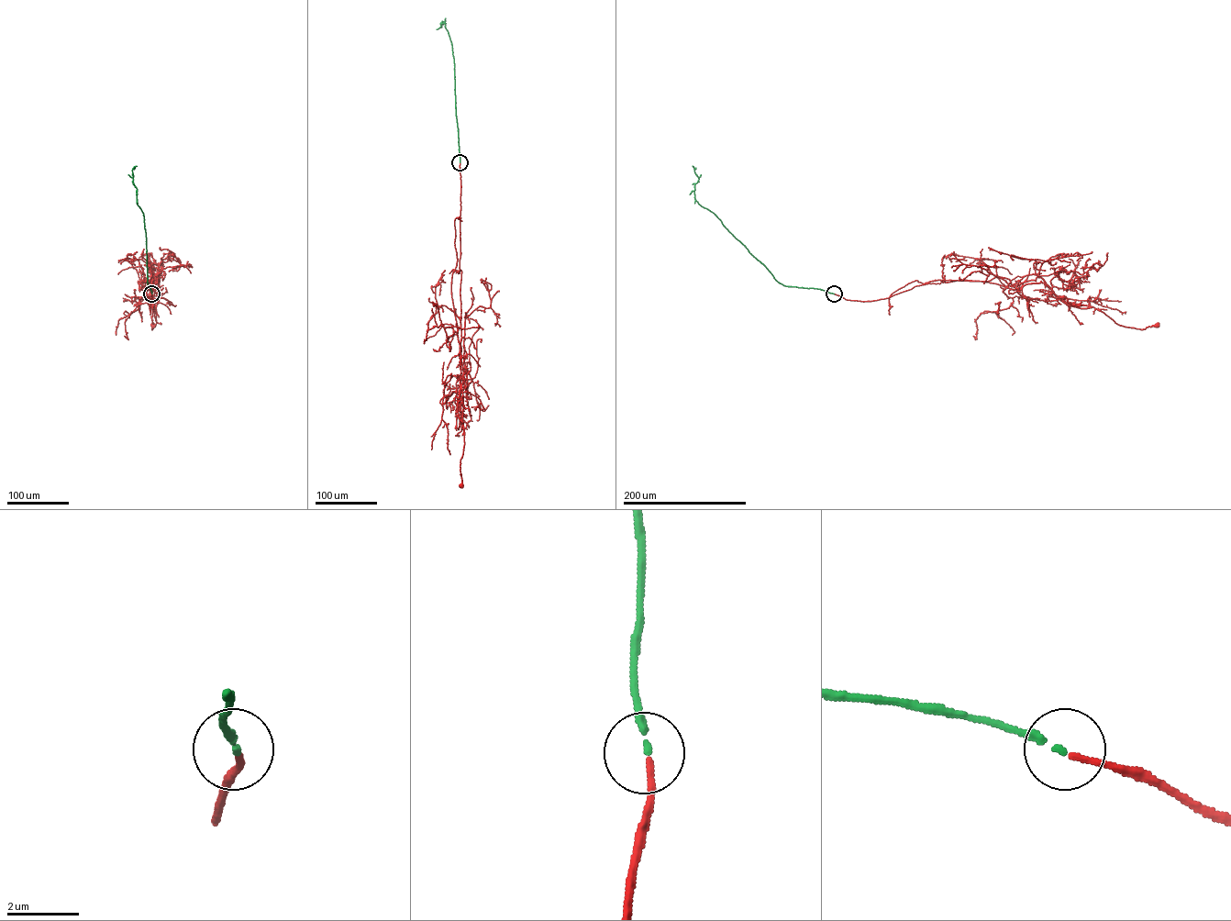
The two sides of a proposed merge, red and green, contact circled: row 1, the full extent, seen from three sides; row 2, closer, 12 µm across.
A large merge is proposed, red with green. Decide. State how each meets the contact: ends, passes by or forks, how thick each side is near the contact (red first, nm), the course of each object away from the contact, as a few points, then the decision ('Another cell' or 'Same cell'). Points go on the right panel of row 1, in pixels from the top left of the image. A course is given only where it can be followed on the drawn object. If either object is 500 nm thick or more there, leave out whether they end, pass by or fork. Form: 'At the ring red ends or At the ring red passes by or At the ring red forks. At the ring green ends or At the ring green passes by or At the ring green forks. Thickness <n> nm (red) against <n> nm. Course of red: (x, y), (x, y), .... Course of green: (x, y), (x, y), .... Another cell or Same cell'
At the ring red ends. At the ring green ends. Thickness 160 nm (red) against 170 nm. Course of red: (834, 294), (871, 301), (942, 280), (1040, 277), (1069, 305), (1127, 327), (1157, 325). Course of green: (834, 294), (779, 282), (714, 213), (696, 200), (694, 184), (699, 178), (693, 166). Same cell

